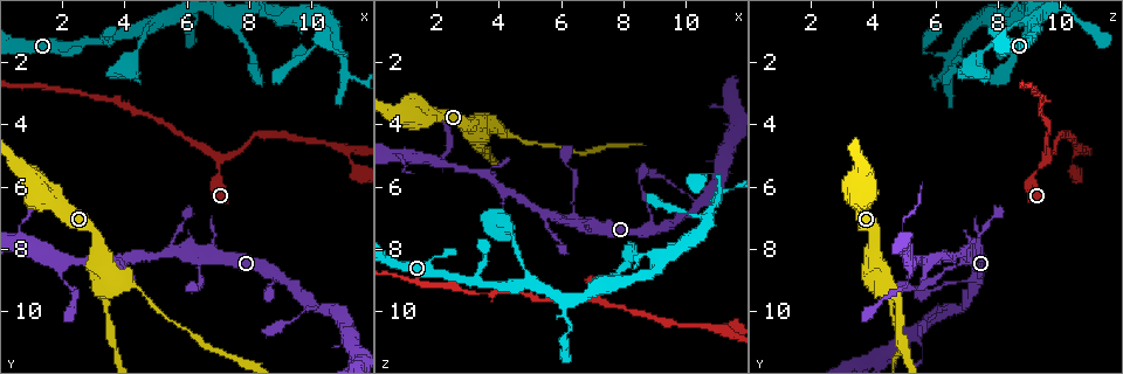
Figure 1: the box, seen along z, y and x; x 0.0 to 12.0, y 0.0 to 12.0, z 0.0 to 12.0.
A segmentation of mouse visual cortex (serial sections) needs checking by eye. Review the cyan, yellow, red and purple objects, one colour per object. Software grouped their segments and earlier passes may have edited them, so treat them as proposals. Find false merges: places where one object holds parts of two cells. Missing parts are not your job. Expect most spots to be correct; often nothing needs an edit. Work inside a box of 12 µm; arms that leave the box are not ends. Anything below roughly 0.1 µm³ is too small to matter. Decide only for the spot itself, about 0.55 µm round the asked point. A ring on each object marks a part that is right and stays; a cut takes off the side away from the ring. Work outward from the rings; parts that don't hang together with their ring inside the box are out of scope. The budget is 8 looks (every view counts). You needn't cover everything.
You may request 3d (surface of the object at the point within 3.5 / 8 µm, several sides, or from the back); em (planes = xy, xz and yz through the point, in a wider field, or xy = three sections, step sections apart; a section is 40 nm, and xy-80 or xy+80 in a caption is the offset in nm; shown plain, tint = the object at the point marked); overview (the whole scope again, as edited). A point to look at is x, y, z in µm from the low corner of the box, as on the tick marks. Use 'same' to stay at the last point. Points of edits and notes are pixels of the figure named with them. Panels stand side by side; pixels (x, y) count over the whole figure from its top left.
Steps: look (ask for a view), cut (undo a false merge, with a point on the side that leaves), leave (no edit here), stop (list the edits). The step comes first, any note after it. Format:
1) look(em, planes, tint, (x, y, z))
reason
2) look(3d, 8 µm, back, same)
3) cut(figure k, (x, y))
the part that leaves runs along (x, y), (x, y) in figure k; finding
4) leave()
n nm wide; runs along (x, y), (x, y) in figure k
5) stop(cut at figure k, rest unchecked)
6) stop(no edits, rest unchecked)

look(3d, 3.5 µm, (7.0, 5.1, 9.4))
branch point

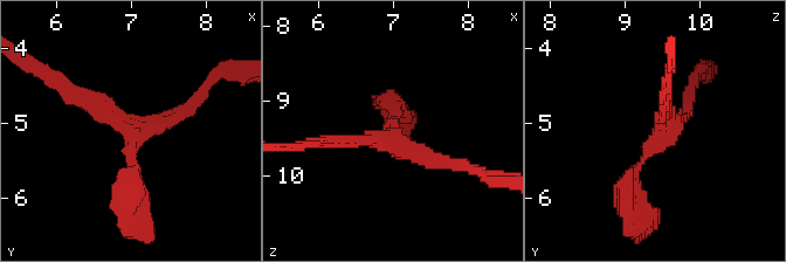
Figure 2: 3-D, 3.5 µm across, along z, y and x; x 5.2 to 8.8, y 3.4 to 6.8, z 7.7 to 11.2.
look(em, xy, step 2, tint, (7.05, 5.15, 9.50))
3 arms; arms of 150, 200, 300 nm; need the tissue

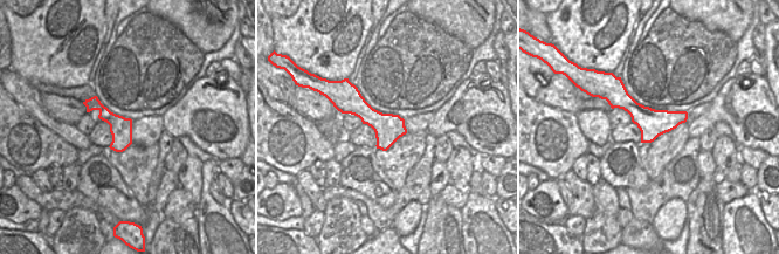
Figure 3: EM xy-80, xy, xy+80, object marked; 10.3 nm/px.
leave()
runs along (617, 89), (643, 117), (684, 116) in figure 3; continuous, no second cell

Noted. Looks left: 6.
look(3d, 3.5 µm, (11.2, 4.8, 10.6))
side arm on a straight run

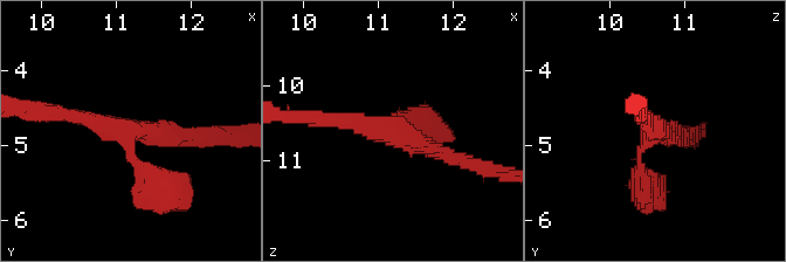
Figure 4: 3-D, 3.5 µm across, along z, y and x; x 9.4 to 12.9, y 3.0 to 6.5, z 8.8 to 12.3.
look(em, xy, step 3, tint, (11.10, 4.85, 10.55))
3 arms; arms of 200, 250, 250 nm; need the tissue

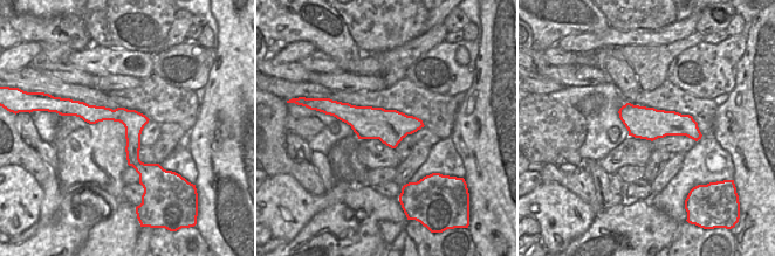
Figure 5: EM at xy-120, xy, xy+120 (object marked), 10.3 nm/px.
leave()
runs along (52, 111), (121, 129), (135, 161), (167, 190) in figure 4; all the same cell

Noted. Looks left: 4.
look(3d, 8 µm, (3.4, 8.3, 4.0))
sudden change in width

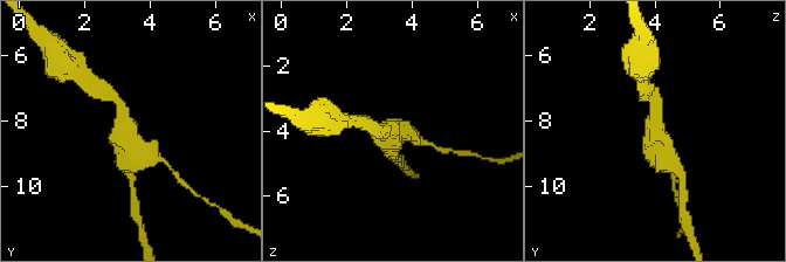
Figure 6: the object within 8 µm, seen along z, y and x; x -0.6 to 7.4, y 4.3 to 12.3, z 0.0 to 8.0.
look(em, xy, step 3, tint, (3.3, 8.3, 3.9))
need the tissue

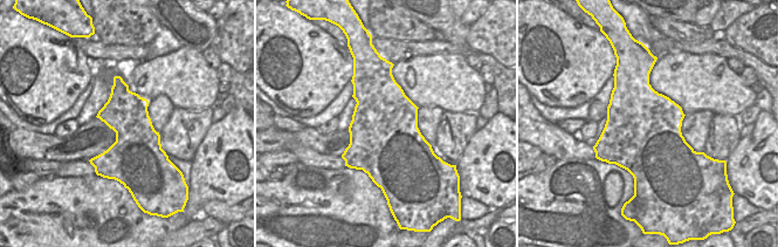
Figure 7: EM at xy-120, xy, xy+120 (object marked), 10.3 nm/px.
leave()
runs along (654, 109), (655, 140), (676, 167) in figure 6; continuous, no second cell

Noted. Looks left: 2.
look(3d, 3.5 µm, (4.7, 9.5, 4.4))
thick turns thin

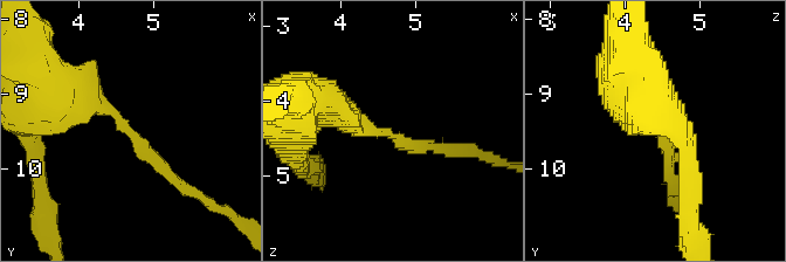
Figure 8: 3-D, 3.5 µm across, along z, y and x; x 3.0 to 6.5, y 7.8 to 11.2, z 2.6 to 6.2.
look(em, xy, step 1, tint, (4.70, 9.55, 4.50))
shape alone is not enough

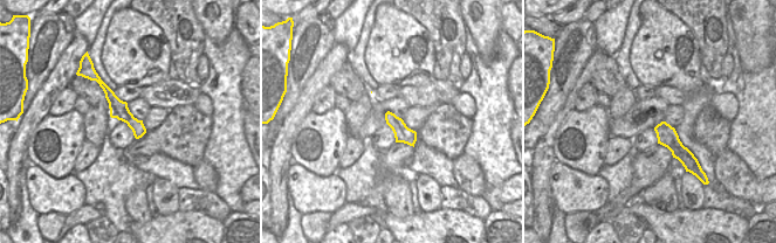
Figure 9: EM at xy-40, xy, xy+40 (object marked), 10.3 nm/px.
leave()
arms of 150, 350 nm; runs along (71, 104), (108, 108), (186, 190) in figure 8; all the same cell

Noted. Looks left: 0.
stop(no edits, rest unchecked)

